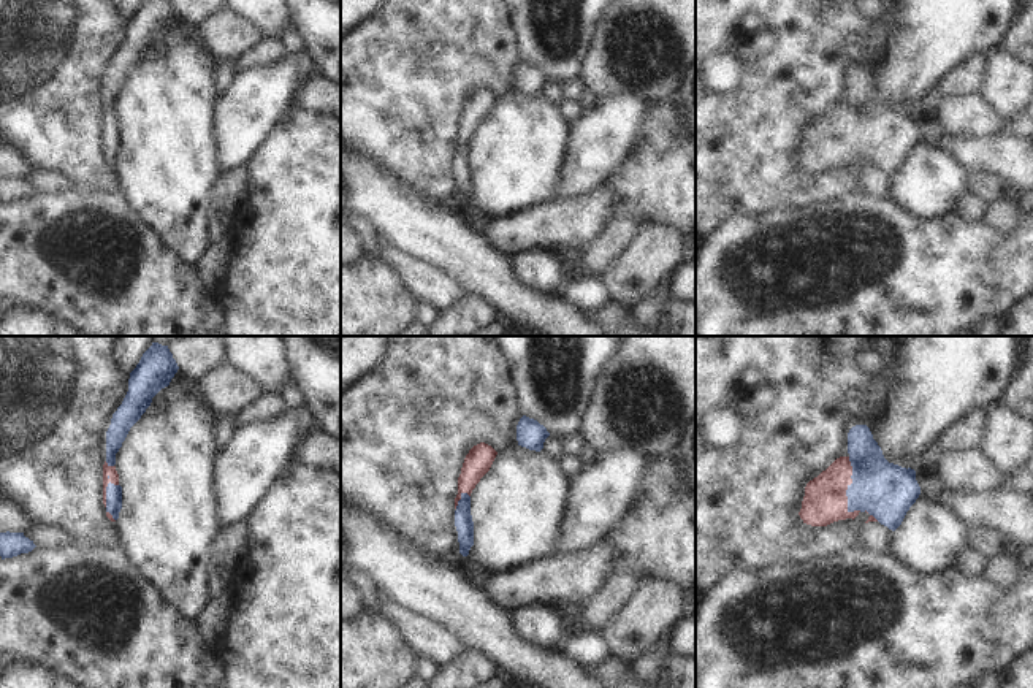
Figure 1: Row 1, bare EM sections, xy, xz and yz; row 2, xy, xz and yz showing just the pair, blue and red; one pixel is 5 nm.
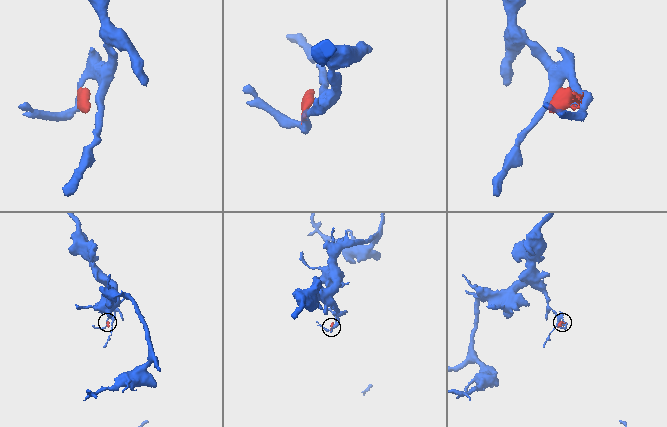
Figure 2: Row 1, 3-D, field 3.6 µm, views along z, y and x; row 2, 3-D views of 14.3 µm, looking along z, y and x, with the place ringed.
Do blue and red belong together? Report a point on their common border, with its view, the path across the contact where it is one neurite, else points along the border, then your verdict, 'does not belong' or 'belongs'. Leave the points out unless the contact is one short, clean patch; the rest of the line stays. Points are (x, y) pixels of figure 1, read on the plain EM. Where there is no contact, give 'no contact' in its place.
meets blue in yz at (850, 130); runs through yz (886, 135), (875, 130), (850, 130), (824, 146); belongs

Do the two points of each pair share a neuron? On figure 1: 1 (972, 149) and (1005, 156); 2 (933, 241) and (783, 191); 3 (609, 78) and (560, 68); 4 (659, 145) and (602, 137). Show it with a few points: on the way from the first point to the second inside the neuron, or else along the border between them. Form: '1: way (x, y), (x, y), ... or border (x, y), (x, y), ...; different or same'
1: way (979, 154), (997, 154); same
2: border (854, 189), (813, 205), (783, 208); different
3: border (596, 38), (580, 76); different
4: border (655, 108), (637, 145), (617, 173); different

